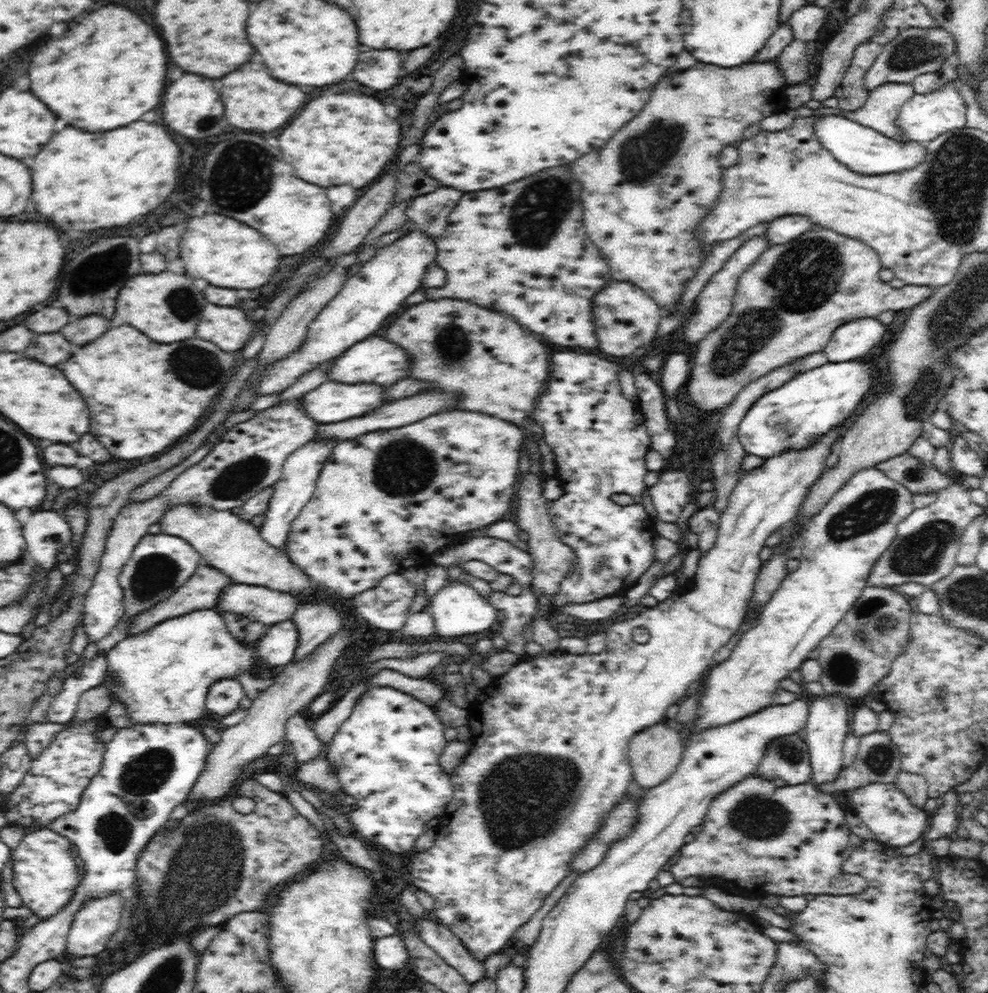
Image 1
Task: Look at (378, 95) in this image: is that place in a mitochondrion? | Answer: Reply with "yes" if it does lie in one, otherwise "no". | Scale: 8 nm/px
no

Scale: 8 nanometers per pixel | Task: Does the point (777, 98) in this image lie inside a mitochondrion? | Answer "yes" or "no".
no

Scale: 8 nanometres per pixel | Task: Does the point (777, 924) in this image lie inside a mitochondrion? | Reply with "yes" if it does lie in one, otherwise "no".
no

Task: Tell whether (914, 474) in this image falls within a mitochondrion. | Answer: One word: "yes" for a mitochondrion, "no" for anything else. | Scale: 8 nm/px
yes

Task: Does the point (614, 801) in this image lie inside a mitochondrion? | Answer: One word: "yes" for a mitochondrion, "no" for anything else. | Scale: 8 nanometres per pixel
no

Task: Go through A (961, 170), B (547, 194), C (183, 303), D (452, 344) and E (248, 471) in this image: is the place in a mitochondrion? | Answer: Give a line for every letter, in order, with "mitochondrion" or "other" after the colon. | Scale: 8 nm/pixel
A: mitochondrion
B: mitochondrion
C: mitochondrion
D: mitochondrion
E: mitochondrion

